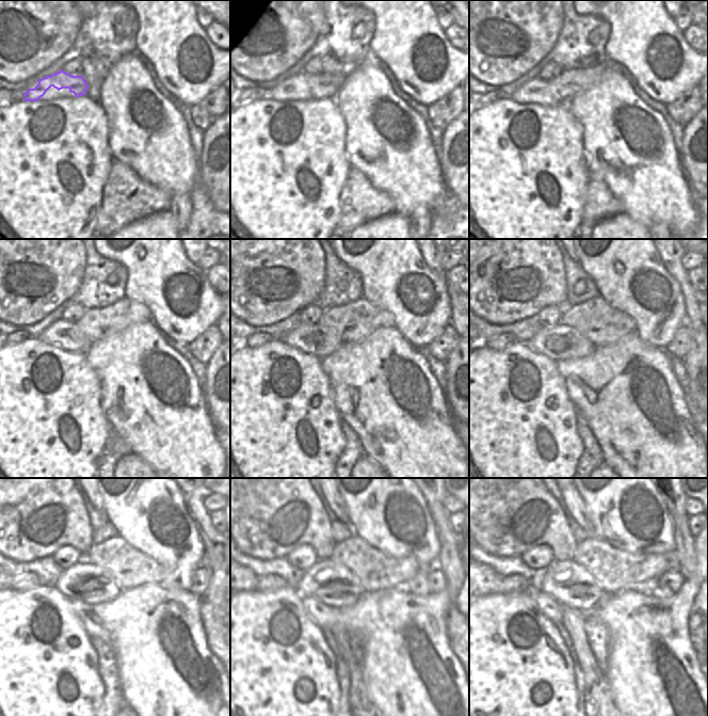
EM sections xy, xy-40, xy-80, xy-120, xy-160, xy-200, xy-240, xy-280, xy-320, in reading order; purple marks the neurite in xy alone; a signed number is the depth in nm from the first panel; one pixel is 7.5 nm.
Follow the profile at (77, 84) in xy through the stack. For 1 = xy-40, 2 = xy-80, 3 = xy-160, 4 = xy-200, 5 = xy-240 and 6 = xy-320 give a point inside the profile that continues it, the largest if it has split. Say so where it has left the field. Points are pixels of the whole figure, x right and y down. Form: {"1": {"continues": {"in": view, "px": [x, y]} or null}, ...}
{"1": {"continues": {"in": "xy-40", "px": [325, 85]}}, "2": {"continues": {"in": "xy-80", "px": [570, 82]}}, "3": {"continues": {"in": "xy-160", "px": [354, 321]}}, "4": {"continues": {"in": "xy-200", "px": [602, 324]}}, "5": {"continues": {"in": "xy-240", "px": [130, 568]}}, "6": {"continues": {"in": "xy-320", "px": [614, 570]}}}

